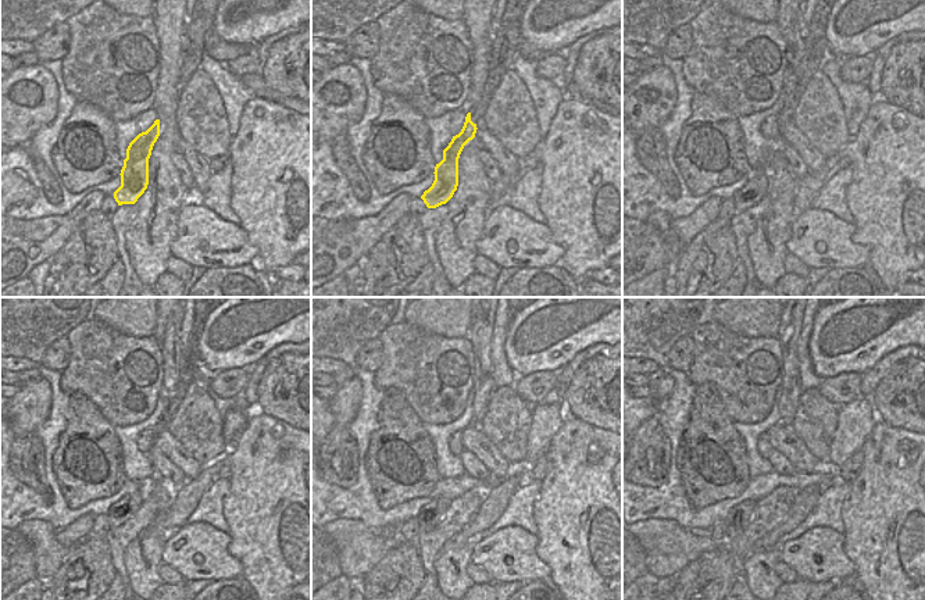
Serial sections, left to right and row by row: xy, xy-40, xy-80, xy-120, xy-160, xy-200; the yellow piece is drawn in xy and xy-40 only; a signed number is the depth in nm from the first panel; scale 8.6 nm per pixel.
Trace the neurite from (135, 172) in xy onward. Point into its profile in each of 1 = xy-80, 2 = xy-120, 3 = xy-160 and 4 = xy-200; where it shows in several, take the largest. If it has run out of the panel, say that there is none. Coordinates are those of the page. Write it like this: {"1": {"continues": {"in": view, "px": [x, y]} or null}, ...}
{"1": {"continues": {"in": "xy-80", "px": [757, 186]}}, "2": {"continues": {"in": "xy-120", "px": [118, 513]}}, "3": {"continues": {"in": "xy-160", "px": [431, 514]}}, "4": {"continues": {"in": "xy-200", "px": [740, 515]}}}

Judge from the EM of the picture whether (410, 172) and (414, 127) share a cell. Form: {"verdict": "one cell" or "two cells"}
{"verdict": "one cell"}

